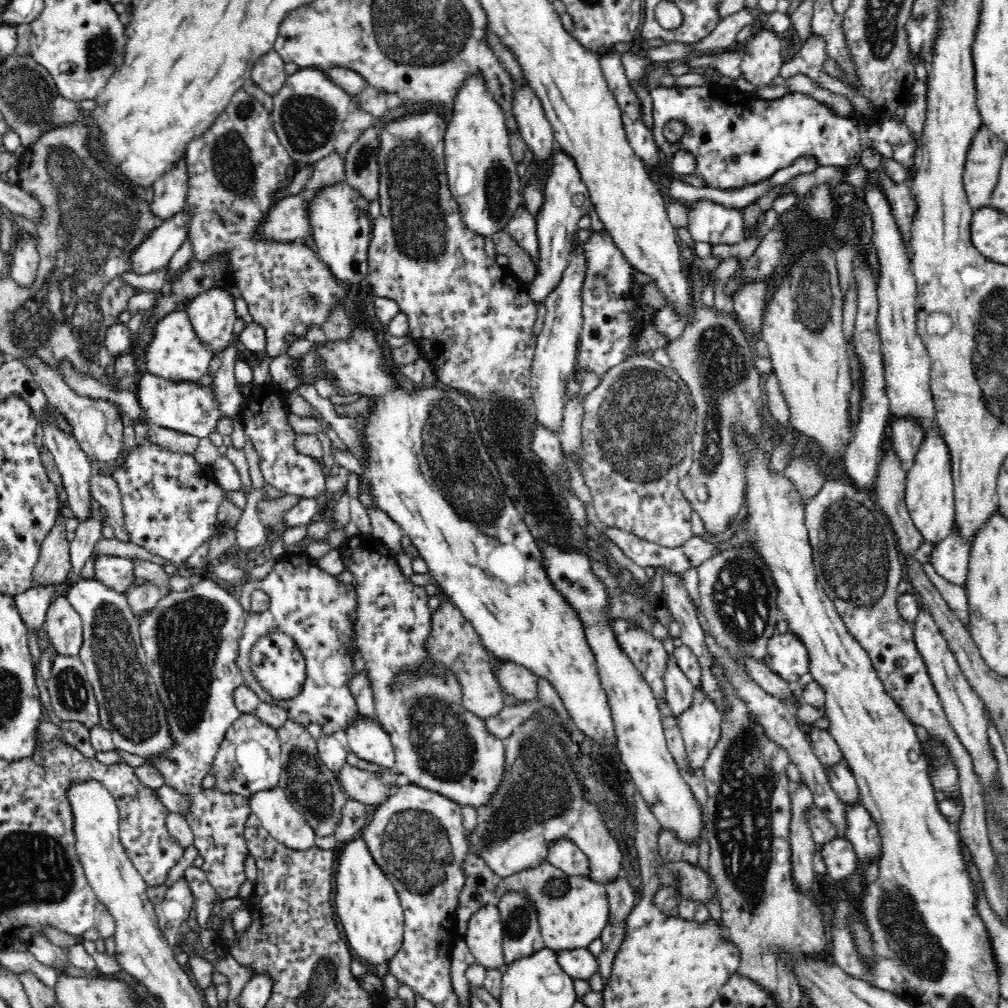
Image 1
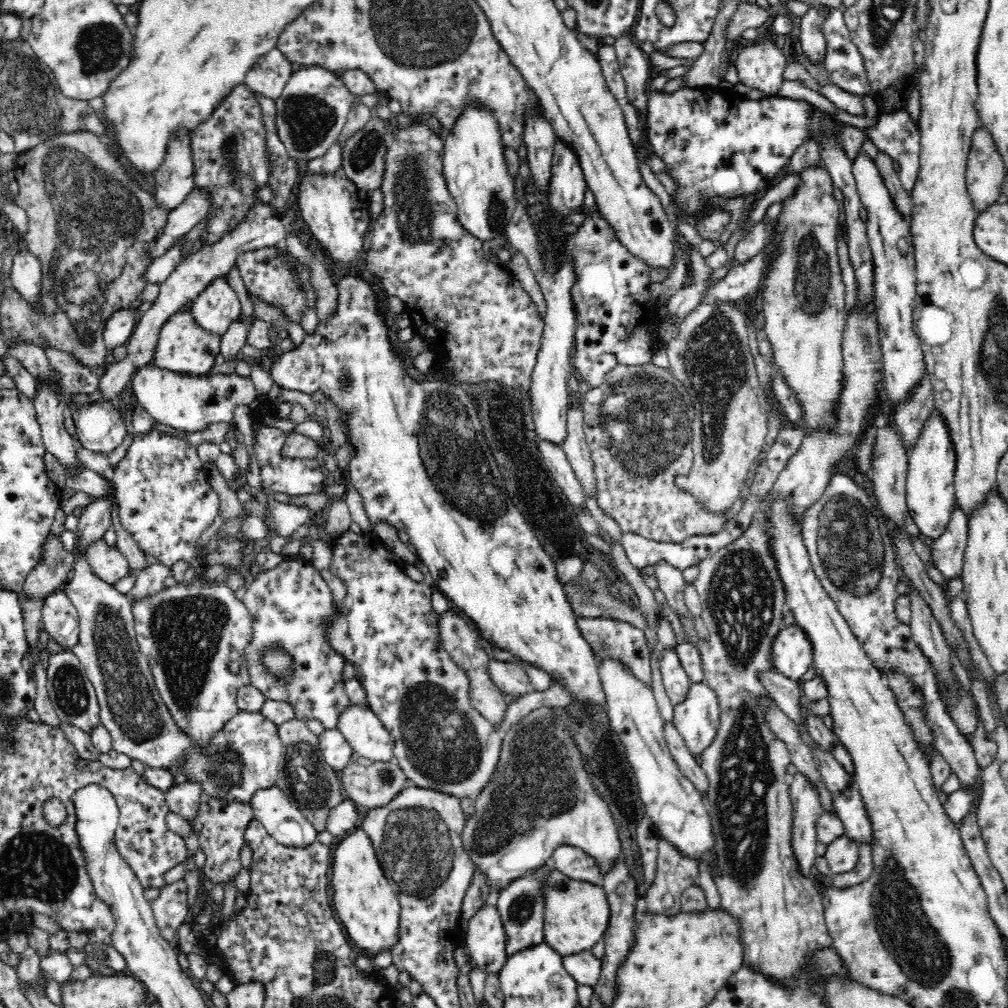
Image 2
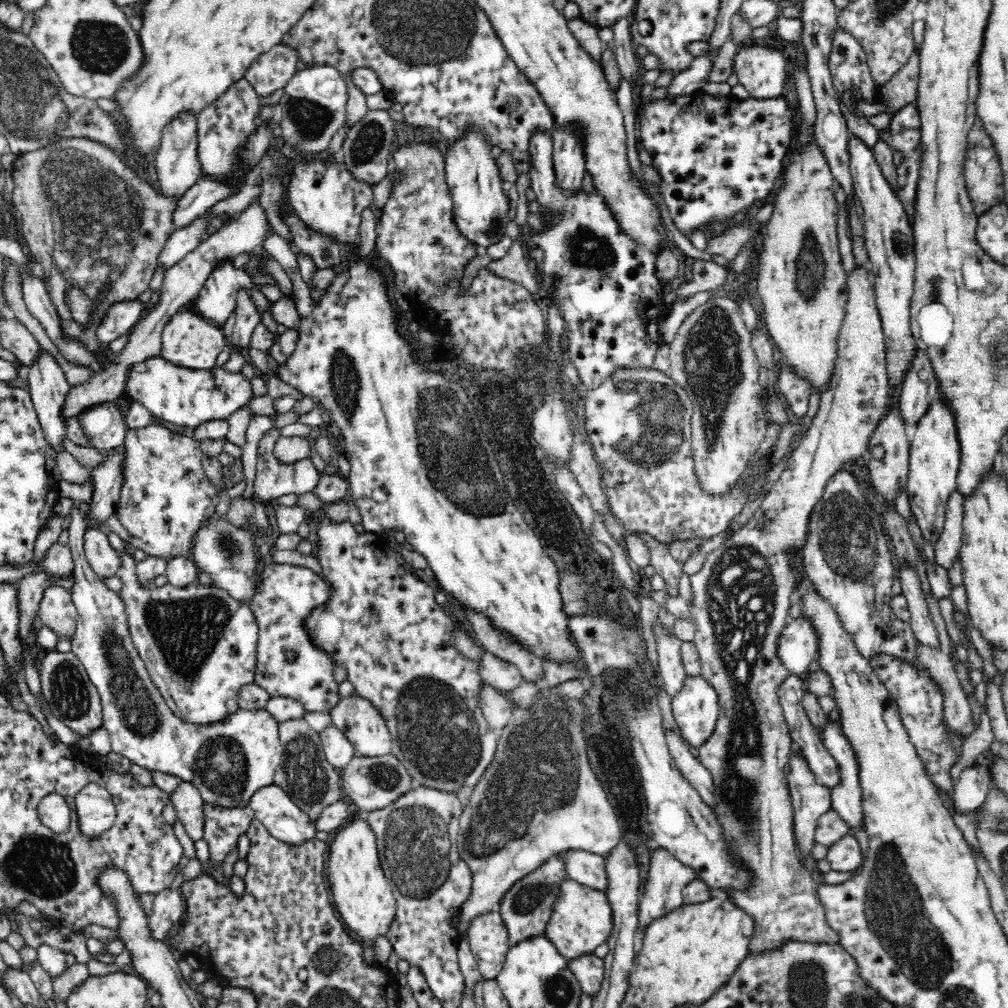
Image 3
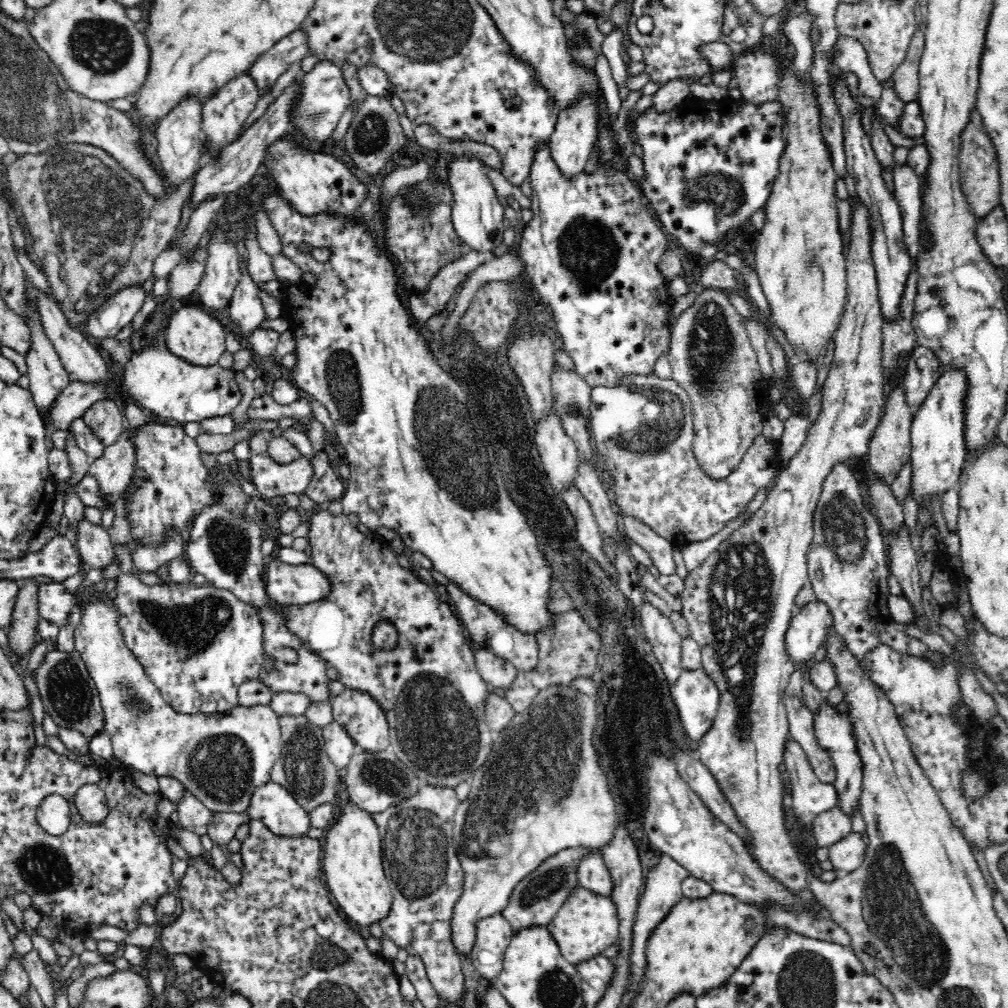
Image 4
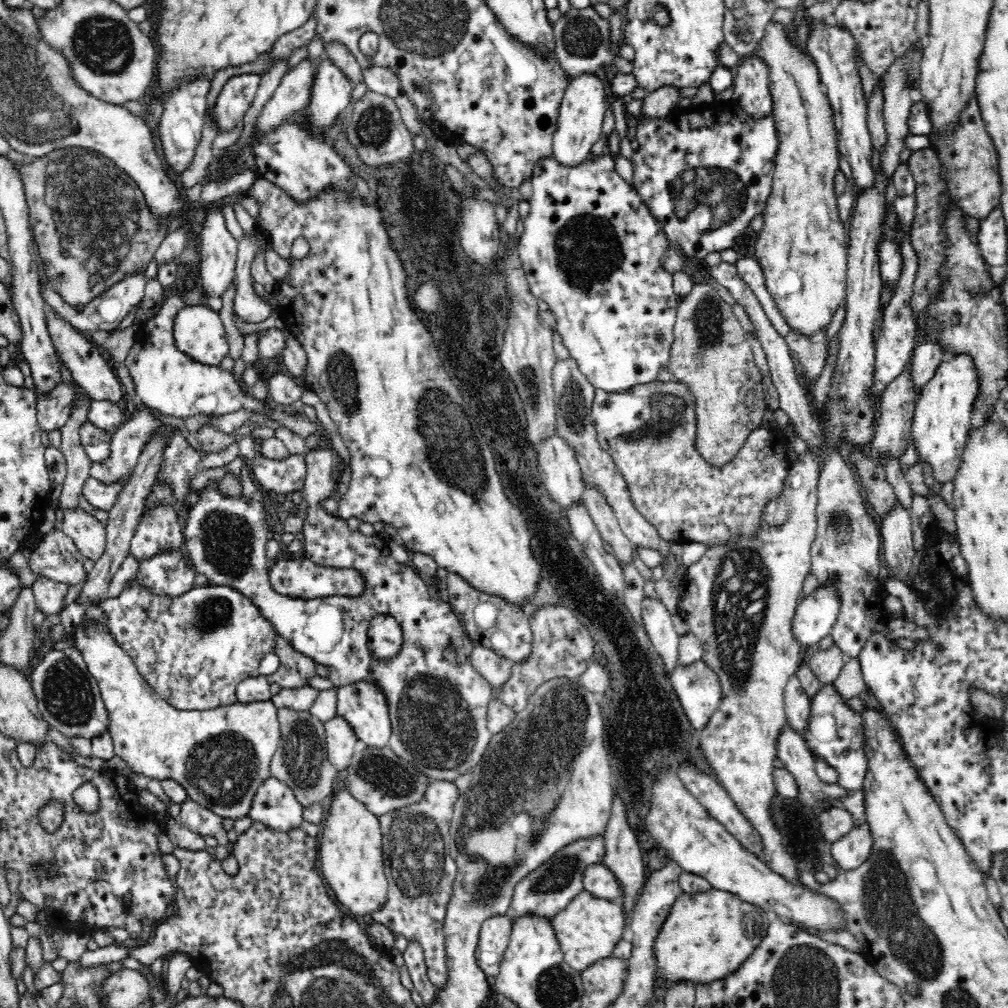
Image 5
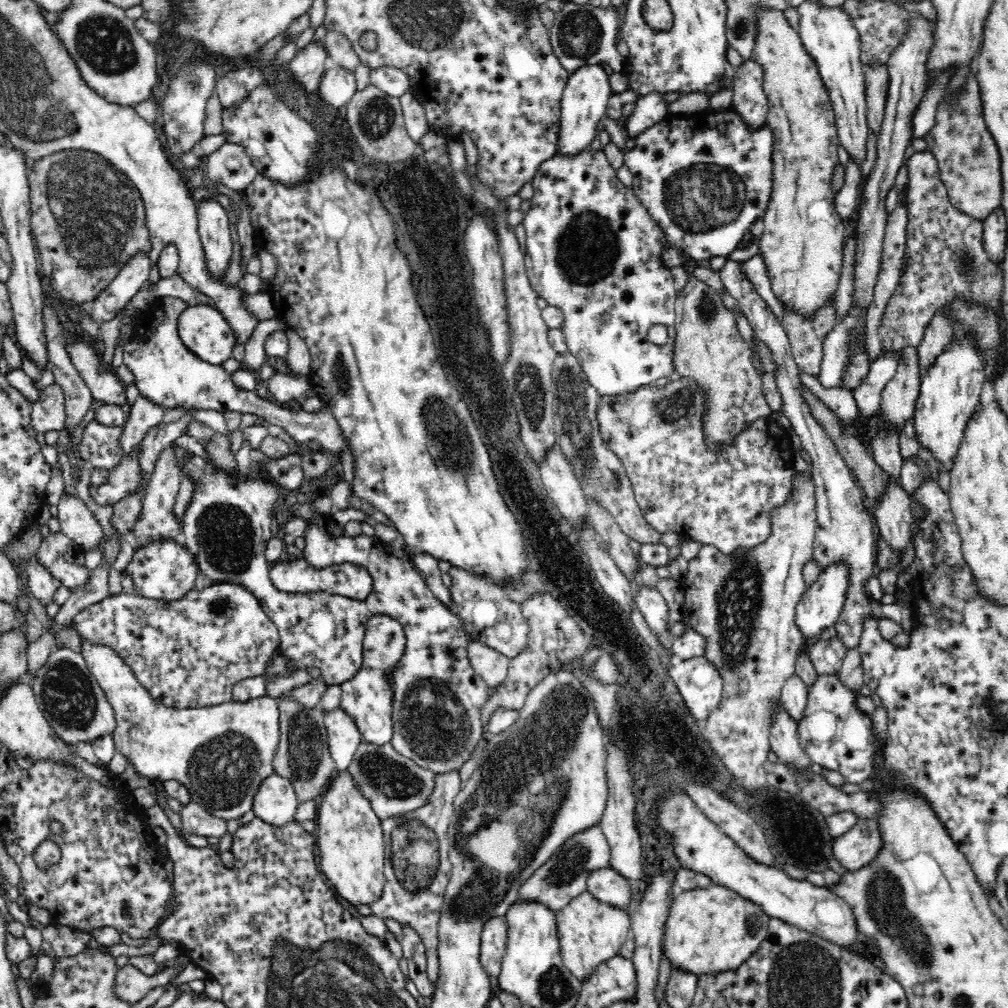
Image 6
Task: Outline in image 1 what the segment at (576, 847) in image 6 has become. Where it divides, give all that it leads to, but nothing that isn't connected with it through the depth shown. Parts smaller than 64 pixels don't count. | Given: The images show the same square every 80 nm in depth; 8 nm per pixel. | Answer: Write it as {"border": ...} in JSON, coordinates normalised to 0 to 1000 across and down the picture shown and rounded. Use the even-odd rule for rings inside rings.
{"border":[[[503,883],[494,898],[499,914],[499,943],[502,955],[528,946],[541,938],[534,913],[532,896],[524,886]]]}

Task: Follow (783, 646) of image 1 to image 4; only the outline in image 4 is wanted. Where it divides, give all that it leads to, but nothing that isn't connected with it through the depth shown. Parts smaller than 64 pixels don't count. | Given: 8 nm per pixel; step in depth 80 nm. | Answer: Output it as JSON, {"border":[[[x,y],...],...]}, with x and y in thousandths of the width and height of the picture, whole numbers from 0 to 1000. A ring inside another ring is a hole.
{"border":[[[808,595],[789,605],[780,627],[783,649],[792,662],[807,653],[825,625],[827,609],[821,596]]]}

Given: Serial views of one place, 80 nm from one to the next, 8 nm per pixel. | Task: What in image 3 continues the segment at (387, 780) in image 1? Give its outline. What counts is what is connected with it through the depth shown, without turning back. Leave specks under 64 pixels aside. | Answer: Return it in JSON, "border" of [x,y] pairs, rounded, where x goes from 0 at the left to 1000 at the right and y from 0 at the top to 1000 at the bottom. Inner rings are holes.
{"border":[[[388,746],[377,750],[349,751],[347,756],[336,765],[339,784],[343,785],[360,809],[383,802],[413,781],[405,763]]]}

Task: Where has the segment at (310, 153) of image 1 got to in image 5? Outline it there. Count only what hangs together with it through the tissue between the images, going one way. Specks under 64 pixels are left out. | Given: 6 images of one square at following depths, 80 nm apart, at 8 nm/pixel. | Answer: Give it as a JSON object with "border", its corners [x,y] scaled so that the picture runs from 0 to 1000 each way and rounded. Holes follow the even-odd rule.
{"border":[[[326,59],[319,60],[310,83],[309,101],[306,103],[306,120],[315,129],[330,125],[349,99],[353,83]]]}

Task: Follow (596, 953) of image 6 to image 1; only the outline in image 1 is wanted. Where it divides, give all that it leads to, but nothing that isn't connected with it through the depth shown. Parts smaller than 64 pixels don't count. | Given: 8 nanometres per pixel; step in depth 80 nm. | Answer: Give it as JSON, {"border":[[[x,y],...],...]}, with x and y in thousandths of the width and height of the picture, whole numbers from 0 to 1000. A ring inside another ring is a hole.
{"border":[[[544,855],[535,861],[524,862],[510,869],[495,872],[490,883],[494,891],[503,883],[524,886],[532,896],[534,913],[541,938],[552,944],[582,941],[589,933],[596,931],[604,913],[604,893],[600,878],[584,870],[563,869]]]}

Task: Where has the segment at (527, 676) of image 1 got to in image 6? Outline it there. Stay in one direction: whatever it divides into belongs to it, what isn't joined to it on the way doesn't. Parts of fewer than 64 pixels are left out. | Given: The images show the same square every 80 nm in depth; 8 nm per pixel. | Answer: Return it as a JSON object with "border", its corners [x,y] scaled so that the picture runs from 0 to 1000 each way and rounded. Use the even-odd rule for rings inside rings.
{"border":[[[472,635],[464,637],[463,651],[469,666],[487,685],[500,677],[506,659],[500,649]]]}

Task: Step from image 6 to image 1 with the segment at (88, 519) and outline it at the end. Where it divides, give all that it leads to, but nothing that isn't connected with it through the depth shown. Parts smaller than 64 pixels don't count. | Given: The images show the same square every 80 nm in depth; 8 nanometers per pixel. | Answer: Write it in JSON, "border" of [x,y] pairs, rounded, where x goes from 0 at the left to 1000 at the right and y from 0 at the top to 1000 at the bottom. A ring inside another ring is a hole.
{"border":[[[93,552],[93,567],[95,574],[110,585],[125,589],[134,576],[132,560],[129,554],[123,552]]]}

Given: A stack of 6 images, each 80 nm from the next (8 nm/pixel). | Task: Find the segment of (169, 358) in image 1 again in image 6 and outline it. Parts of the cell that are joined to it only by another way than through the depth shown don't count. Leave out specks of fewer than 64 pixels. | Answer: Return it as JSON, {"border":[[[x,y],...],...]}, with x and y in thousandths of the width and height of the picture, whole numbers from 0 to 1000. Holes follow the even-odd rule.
{"border":[[[210,303],[188,304],[179,312],[181,338],[204,359],[219,362],[234,345],[235,333],[222,313]]]}

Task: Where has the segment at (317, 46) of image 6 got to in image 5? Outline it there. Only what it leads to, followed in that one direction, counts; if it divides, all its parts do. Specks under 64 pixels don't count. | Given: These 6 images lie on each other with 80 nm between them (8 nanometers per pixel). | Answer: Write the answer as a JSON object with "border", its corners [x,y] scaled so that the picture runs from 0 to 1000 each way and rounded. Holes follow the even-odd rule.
{"border":[[[305,57],[286,67],[286,71],[283,71],[278,83],[270,92],[270,97],[256,116],[254,126],[258,130],[272,129],[280,120],[290,117],[293,112],[306,105],[317,62],[317,58]]]}

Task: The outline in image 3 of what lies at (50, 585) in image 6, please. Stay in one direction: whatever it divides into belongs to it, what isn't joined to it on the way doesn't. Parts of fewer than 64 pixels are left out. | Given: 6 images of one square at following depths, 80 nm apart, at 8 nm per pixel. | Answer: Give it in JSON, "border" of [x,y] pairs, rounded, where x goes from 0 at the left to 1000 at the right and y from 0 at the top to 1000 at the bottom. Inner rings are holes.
{"border":[[[48,581],[40,596],[38,614],[39,621],[46,621],[58,631],[70,633],[76,615],[70,585],[62,581]]]}

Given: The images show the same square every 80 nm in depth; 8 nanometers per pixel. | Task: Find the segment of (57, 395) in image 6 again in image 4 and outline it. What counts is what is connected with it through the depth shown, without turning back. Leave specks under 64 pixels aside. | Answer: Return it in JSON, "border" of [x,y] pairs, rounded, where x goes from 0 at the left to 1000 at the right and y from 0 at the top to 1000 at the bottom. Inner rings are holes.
{"border":[[[69,378],[41,411],[44,423],[57,427],[69,426],[69,421],[85,411],[96,397],[106,395],[104,386],[103,382],[91,383]]]}

